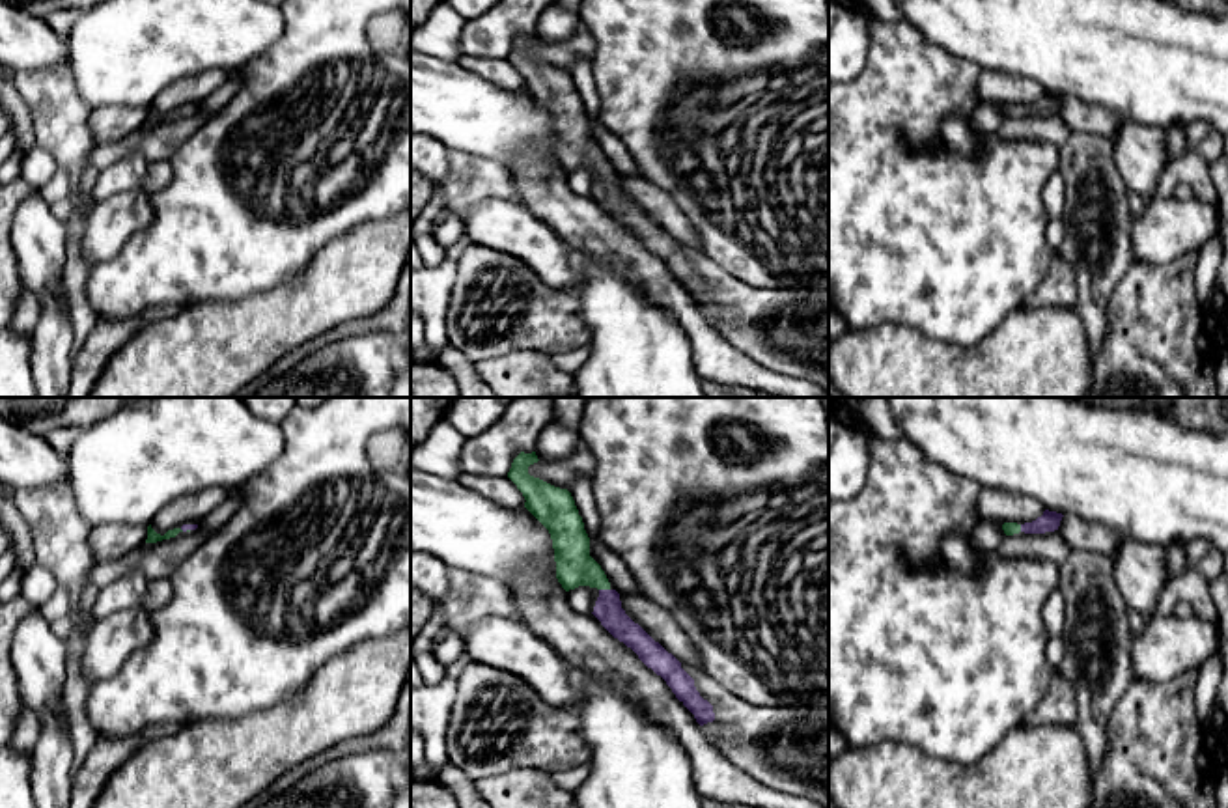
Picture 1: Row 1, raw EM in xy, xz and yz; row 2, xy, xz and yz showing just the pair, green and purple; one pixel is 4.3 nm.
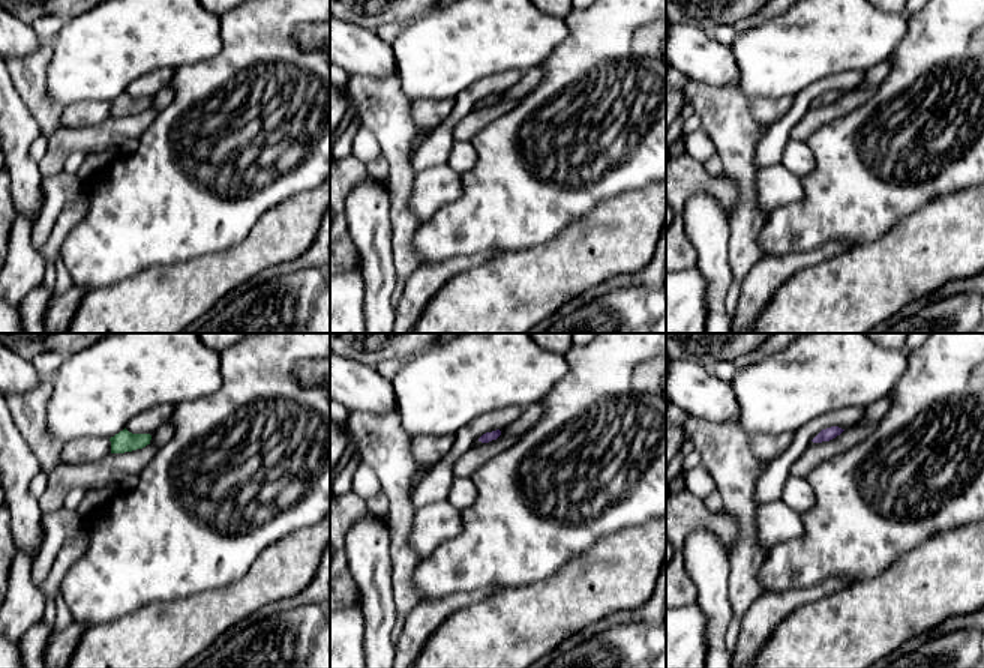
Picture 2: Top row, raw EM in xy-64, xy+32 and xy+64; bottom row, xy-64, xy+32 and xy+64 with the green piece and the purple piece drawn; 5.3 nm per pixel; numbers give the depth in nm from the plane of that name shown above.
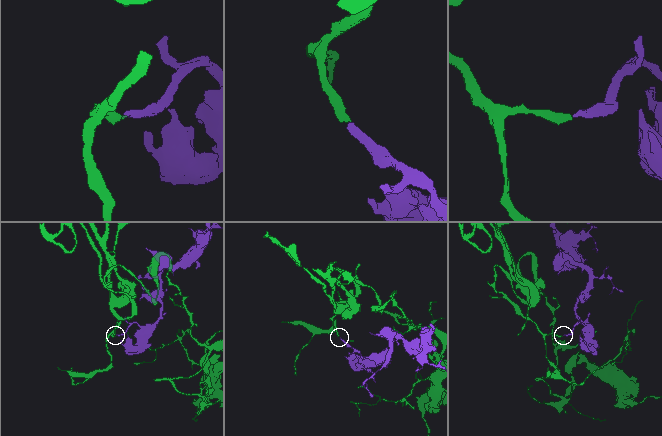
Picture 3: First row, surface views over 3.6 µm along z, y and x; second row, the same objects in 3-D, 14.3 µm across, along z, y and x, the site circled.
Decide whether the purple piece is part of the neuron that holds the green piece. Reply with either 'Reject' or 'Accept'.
Accept

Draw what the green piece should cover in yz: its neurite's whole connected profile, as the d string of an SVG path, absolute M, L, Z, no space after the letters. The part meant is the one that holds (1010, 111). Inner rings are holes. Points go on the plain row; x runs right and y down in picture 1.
M1045 91L1043 97L1032 104L1025 104L1025 106L1004 104L1002 112L1006 118L1013 118L1019 114L1025 114L1025 116L1054 114L1054 112L1058 112L1062 99L1064 99L1062 95Z

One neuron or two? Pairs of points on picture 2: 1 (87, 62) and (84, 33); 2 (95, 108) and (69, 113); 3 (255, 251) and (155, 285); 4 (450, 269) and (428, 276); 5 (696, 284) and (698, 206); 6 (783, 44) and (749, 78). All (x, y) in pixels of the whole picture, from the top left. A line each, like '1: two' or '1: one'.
1: one
2: one
3: one
4: one
5: two
6: one

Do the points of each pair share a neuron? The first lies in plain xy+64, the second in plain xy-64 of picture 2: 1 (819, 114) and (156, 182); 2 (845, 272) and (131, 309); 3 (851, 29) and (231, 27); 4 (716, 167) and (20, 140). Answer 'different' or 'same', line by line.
1: different
2: same
3: different
4: different

